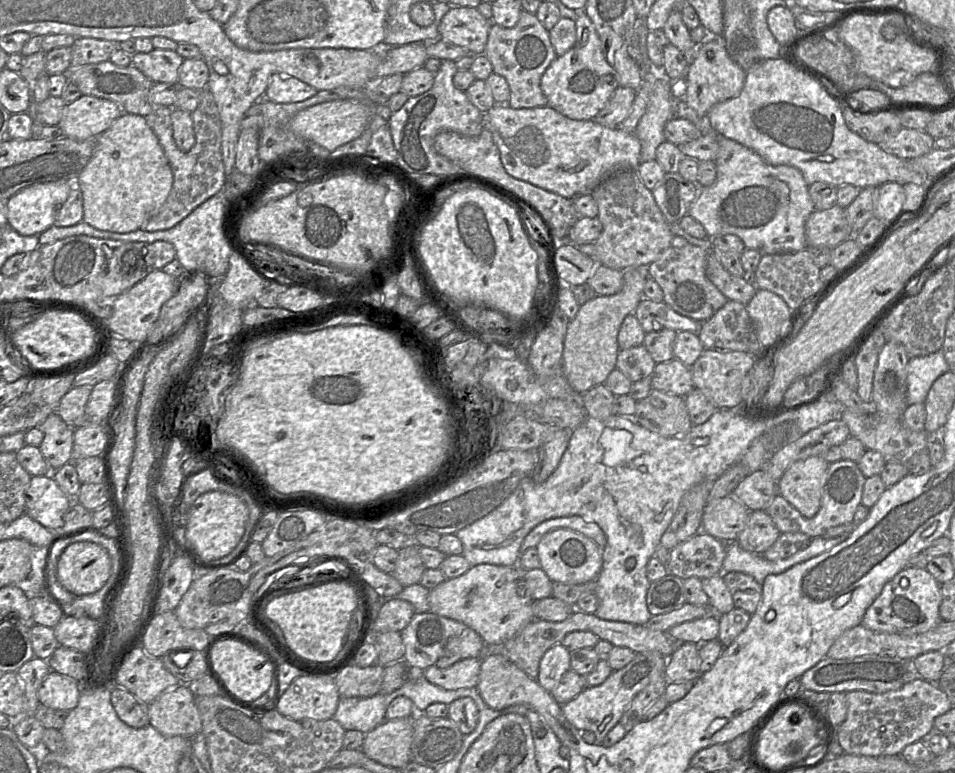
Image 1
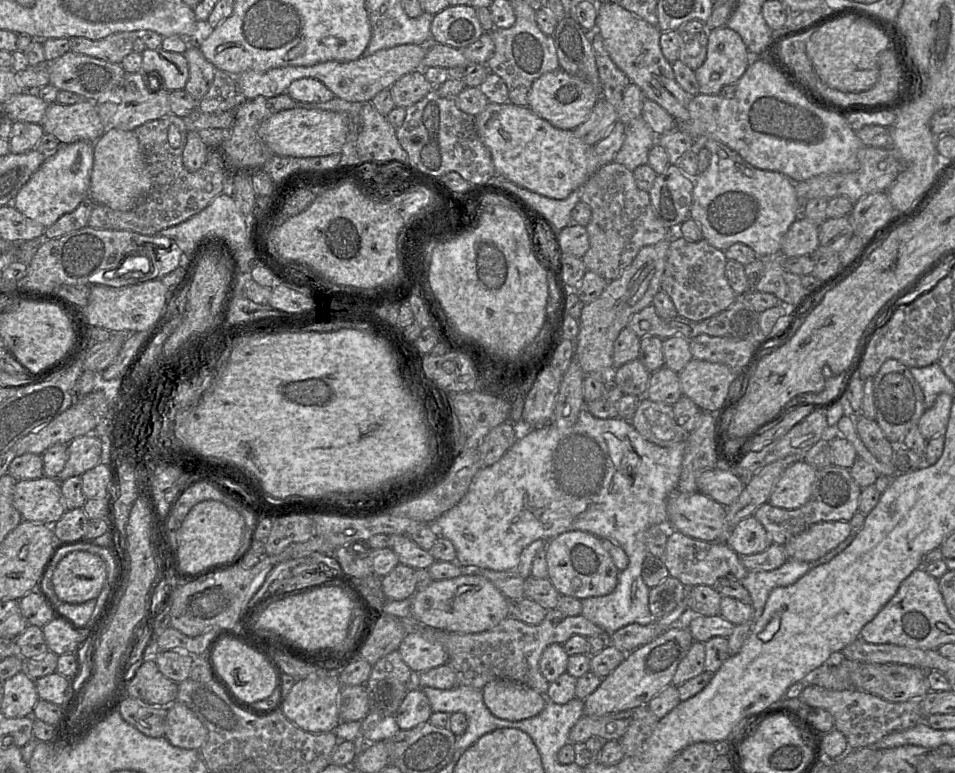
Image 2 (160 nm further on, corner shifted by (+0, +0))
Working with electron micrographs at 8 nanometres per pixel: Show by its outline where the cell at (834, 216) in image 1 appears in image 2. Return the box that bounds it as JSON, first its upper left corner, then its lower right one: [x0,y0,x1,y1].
[780,217,819,255]

